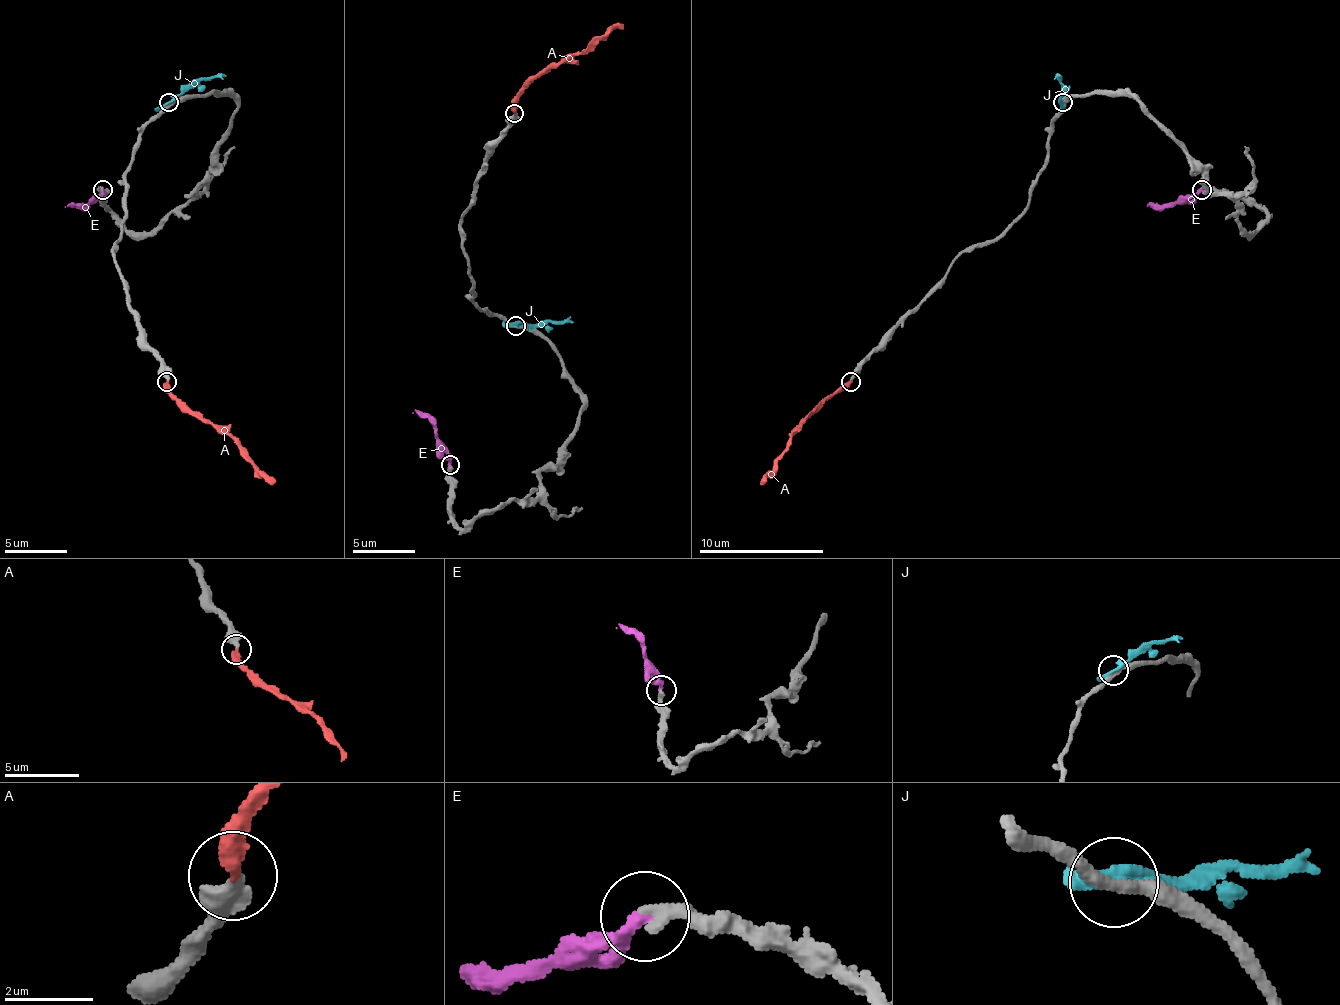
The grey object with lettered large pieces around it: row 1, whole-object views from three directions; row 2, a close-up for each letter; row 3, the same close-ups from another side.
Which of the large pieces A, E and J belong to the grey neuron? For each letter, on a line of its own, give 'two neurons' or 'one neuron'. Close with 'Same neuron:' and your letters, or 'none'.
A: one neuron
E: one neuron
J: two neurons
Same neuron: A, E

